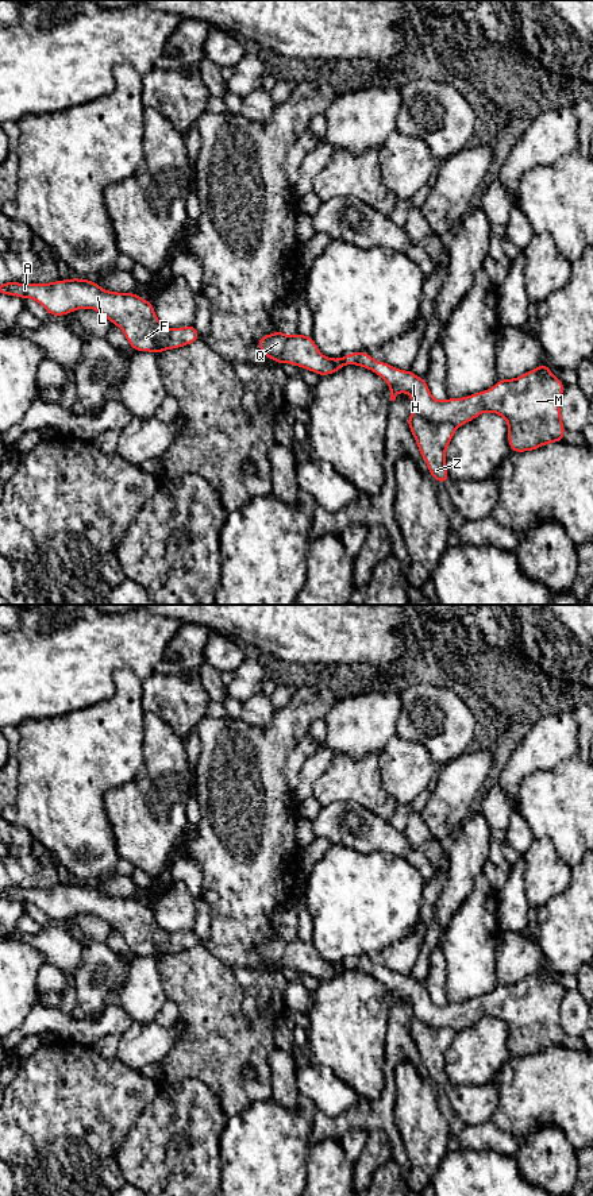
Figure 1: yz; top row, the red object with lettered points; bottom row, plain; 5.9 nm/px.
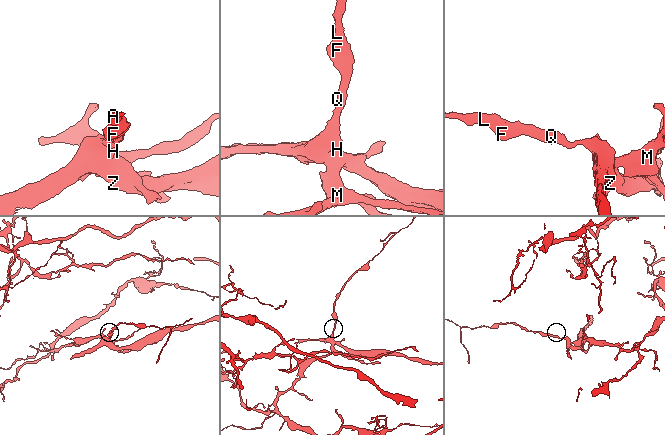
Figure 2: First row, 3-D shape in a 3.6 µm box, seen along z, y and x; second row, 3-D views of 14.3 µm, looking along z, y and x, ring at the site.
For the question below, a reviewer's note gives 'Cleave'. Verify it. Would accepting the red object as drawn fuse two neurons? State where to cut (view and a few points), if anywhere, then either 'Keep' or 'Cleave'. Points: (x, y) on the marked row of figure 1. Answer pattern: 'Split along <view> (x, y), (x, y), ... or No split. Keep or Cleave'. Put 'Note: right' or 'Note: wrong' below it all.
Split along yz (414, 411), (431, 421), (450, 421), (455, 427). Cleave
Note: right

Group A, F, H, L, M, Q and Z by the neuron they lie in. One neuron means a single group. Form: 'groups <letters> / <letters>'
groups A F L Q Z / H M

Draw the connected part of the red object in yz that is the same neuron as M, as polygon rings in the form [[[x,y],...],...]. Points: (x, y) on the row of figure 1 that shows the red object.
[[[351,352],[344,364],[358,364],[382,377],[388,385],[411,396],[415,412],[431,423],[461,427],[484,412],[493,412],[508,421],[512,452],[534,451],[544,444],[563,441],[559,401],[565,383],[540,364],[515,379],[500,379],[492,389],[463,398],[436,401],[426,378],[374,360],[369,352]]]

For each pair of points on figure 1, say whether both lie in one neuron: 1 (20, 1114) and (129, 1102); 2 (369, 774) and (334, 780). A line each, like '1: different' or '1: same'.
1: same
2: same

